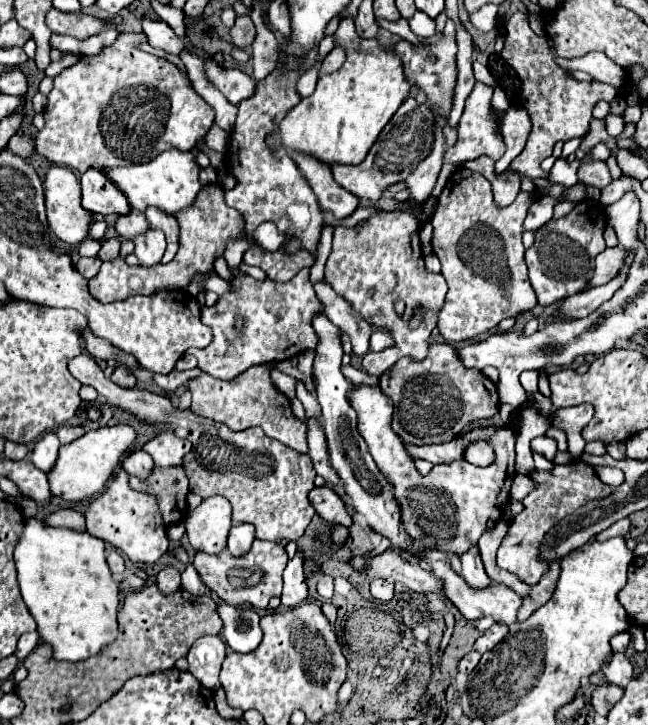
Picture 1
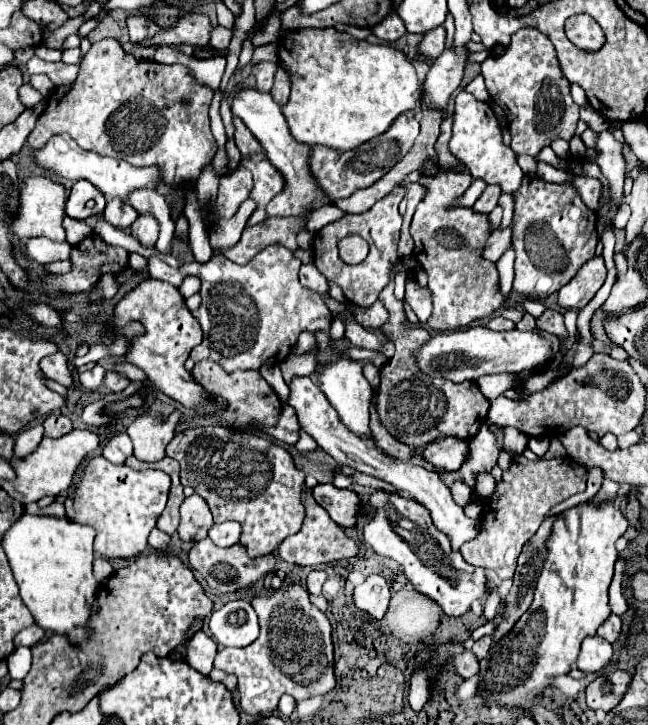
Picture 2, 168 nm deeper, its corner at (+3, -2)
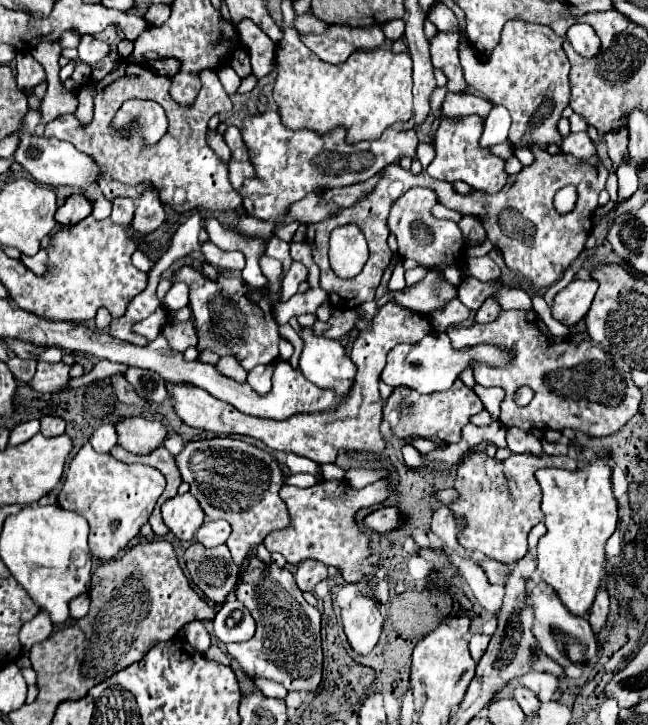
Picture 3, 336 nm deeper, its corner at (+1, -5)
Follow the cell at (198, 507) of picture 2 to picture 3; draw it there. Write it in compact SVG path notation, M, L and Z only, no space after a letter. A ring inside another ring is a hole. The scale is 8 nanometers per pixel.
M177 494L169 498L163 506L163 520L167 528L179 538L179 540L191 540L193 534L197 532L197 526L201 526L205 514L195 500L193 494Z

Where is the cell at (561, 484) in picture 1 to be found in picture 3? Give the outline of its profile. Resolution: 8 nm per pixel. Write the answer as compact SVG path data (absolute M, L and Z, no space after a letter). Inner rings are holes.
M481 450L465 454L457 466L457 476L453 488L457 490L457 500L449 504L455 522L465 522L463 530L457 534L457 540L463 548L473 548L483 552L487 558L499 560L503 564L517 562L527 552L527 534L529 530L543 522L541 514L541 488L535 478L535 470L543 466L571 466L577 468L577 462L569 456L551 456L551 454L515 454L507 460L489 458Z

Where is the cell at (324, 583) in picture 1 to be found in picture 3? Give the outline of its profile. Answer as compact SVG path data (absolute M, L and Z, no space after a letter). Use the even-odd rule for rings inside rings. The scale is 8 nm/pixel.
M303 560L297 564L295 582L301 592L311 592L317 582L327 578L327 568L317 560Z

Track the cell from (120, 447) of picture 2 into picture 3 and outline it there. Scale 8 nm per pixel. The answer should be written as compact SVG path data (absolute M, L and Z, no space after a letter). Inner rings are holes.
M103 424L97 430L93 430L89 442L97 452L109 452L117 444L117 434L111 424Z

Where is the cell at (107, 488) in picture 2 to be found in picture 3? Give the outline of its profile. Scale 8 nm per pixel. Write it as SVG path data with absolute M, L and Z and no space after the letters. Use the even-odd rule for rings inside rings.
M89 442L69 462L59 506L81 514L89 522L89 550L95 558L111 560L139 534L139 528L149 520L149 514L165 490L165 478L159 470L143 464L123 464L111 454L95 452Z

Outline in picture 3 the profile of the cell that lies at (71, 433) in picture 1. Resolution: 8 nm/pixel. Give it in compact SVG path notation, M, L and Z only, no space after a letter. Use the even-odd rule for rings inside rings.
M43 416L41 420L41 434L43 436L61 436L65 432L65 422L57 416Z

